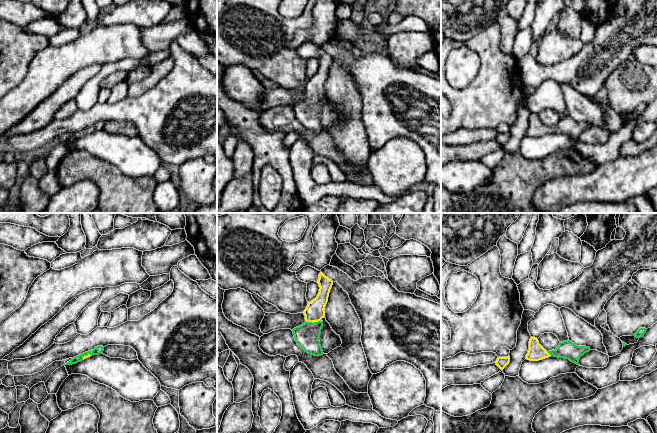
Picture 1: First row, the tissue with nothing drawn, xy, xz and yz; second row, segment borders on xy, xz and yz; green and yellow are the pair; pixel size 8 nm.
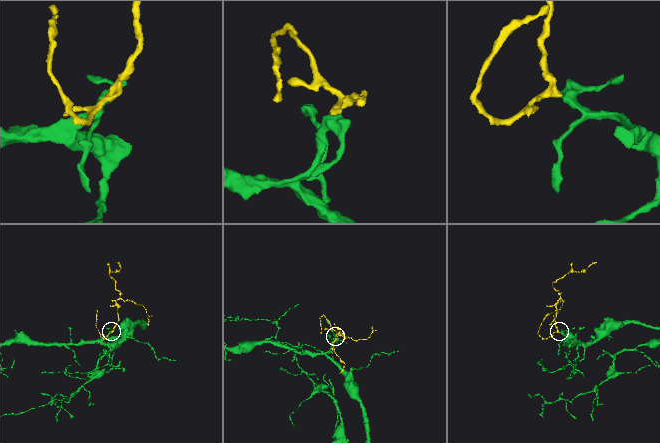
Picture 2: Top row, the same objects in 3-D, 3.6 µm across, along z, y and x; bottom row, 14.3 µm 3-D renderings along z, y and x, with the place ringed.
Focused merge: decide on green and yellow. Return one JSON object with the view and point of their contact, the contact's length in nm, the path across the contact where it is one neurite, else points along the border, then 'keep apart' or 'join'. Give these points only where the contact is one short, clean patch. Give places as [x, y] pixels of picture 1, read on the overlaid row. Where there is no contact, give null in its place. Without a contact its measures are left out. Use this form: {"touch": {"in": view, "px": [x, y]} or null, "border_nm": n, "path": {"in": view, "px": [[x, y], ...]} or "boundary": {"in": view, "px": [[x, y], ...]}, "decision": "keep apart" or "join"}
{"touch": {"in": "xz", "px": [314, 322]}, "border_nm": 110, "path": {"in": "xz", "px": [[307, 335], [314, 322], [314, 312]]}, "decision": "join"}

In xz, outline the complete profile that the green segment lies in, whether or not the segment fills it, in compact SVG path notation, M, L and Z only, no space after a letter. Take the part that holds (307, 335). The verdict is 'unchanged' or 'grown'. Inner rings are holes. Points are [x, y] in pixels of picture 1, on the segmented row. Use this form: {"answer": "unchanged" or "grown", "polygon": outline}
{"answer": "grown", "polygon": "M320 272L317 283L320 287L319 293L315 299L308 302L303 312L306 322L292 331L295 341L305 352L314 356L321 356L324 354L319 341L323 327L321 319L325 317L324 309L333 281Z"}

